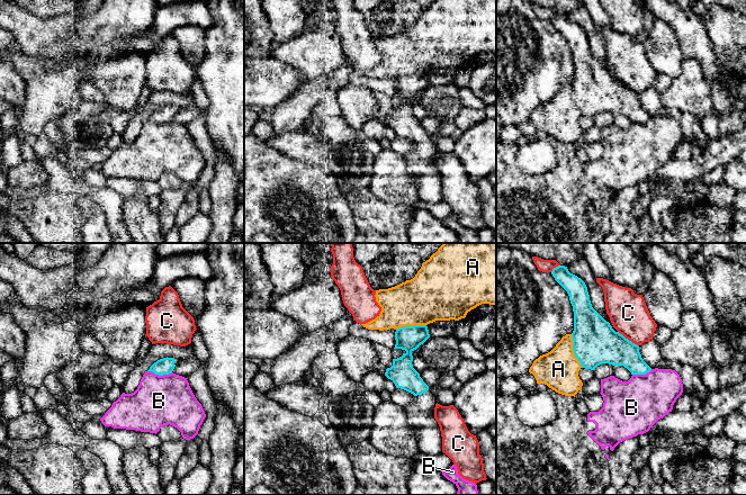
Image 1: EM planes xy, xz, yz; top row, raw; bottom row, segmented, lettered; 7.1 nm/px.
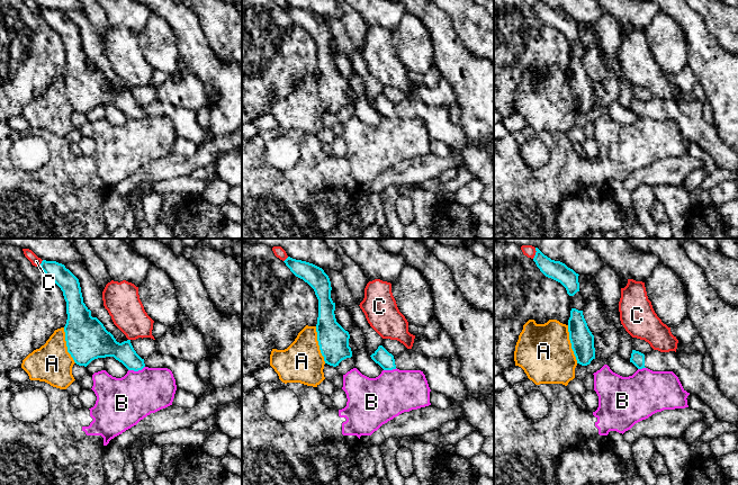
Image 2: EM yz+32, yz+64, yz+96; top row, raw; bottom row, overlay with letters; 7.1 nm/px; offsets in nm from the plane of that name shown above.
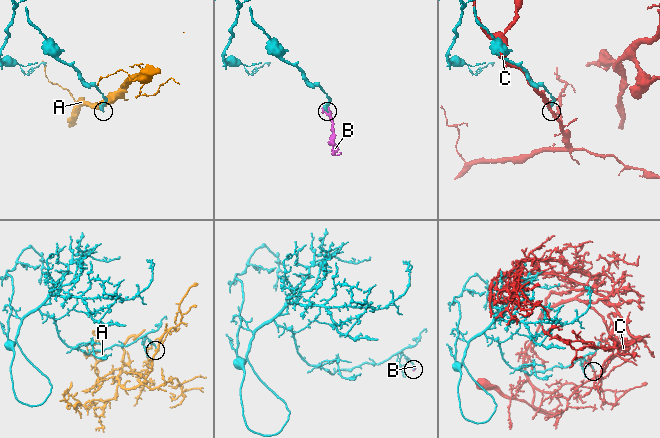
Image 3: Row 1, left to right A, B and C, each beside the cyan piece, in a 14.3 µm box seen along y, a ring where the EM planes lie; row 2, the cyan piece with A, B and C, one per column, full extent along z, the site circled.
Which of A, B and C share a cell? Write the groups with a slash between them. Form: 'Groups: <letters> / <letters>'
Groups: A / B / C

